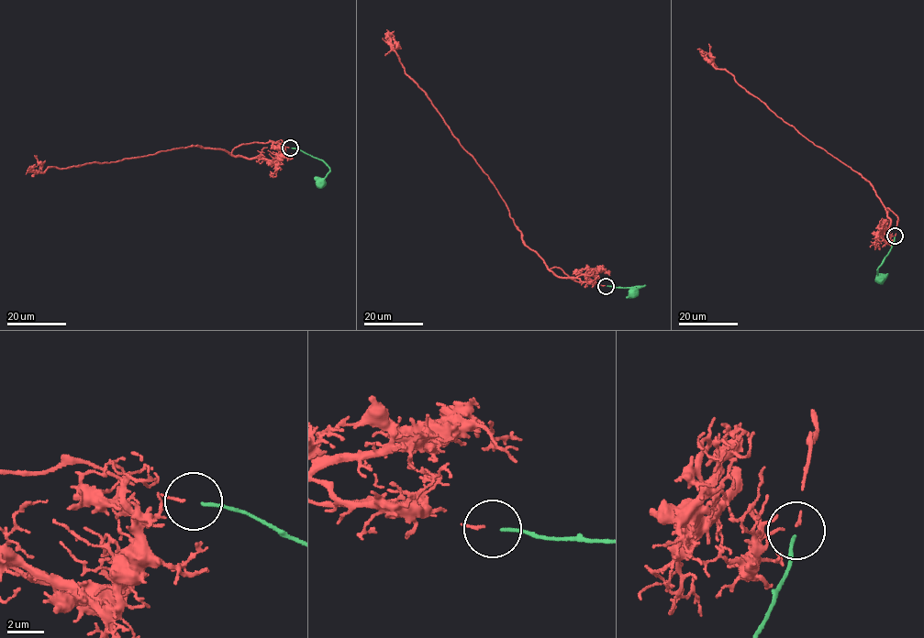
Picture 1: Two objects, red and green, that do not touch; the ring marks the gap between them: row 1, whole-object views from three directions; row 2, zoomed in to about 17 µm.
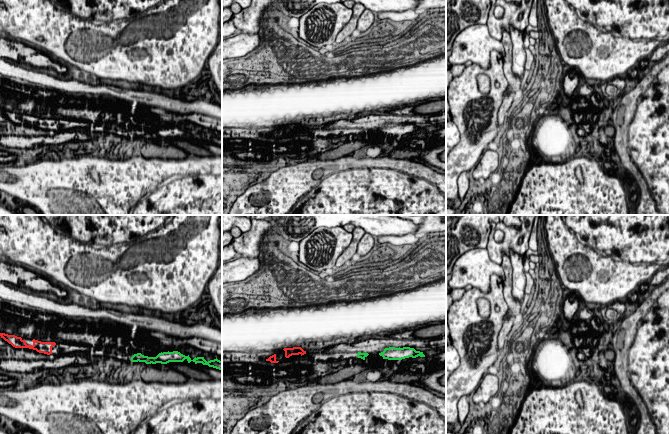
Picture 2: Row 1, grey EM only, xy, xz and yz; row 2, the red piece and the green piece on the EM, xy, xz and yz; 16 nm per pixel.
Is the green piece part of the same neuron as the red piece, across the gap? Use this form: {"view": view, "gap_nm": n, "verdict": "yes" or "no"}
{"view": "xz", "gap_nm": 850, "verdict": "yes"}

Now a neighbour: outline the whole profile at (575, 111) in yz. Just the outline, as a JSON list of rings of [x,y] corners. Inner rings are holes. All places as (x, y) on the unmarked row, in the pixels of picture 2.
[[[578,99],[570,100],[566,102],[565,109],[568,112],[569,118],[574,121],[575,119],[579,120],[579,123],[582,123],[582,116],[583,115],[592,115],[593,117],[598,117],[596,111],[592,108],[592,102],[586,101],[588,104],[588,107],[585,108],[584,104],[578,103]]]

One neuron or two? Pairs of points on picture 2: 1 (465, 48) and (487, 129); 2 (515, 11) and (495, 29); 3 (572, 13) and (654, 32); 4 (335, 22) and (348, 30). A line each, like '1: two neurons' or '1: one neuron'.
1: two neurons
2: one neuron
3: one neuron
4: two neurons

